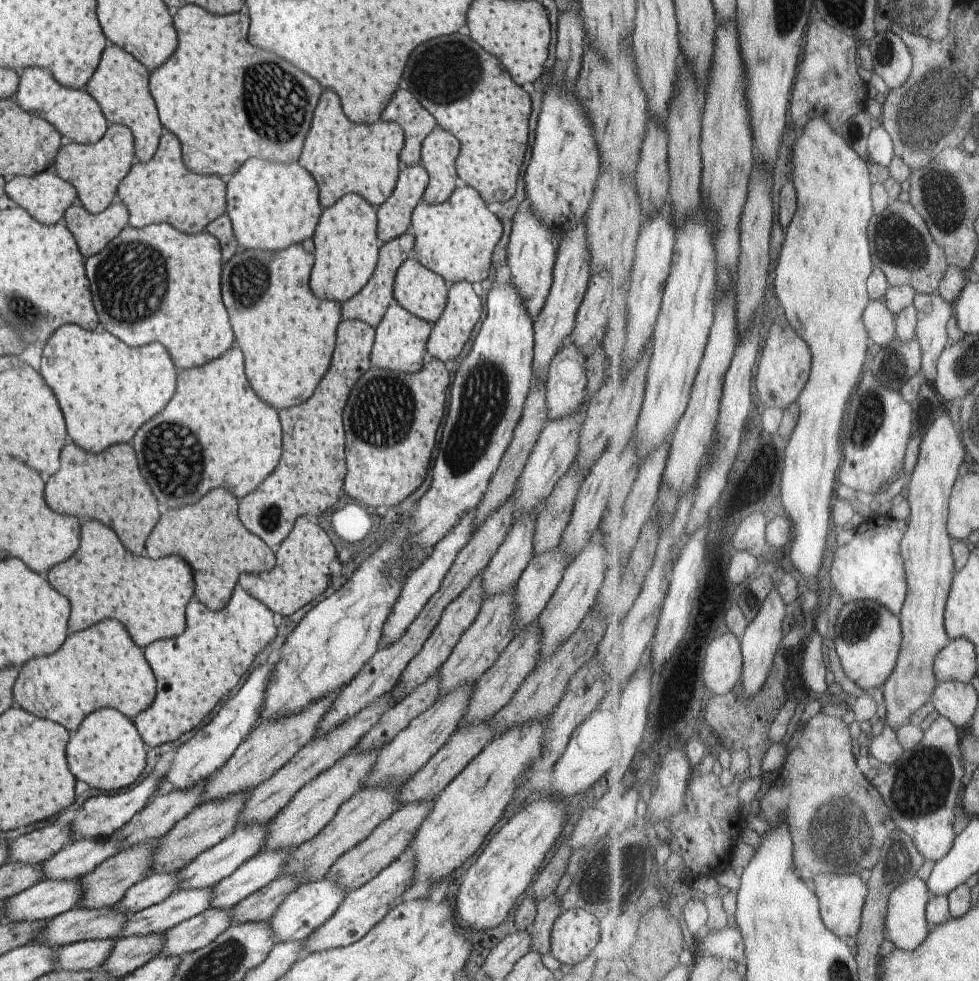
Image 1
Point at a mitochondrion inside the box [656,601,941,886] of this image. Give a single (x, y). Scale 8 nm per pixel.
(841, 829)

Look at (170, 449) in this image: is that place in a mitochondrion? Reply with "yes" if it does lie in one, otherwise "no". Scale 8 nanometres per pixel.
yes

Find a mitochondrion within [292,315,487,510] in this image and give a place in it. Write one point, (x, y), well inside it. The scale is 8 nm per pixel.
(375, 417)

